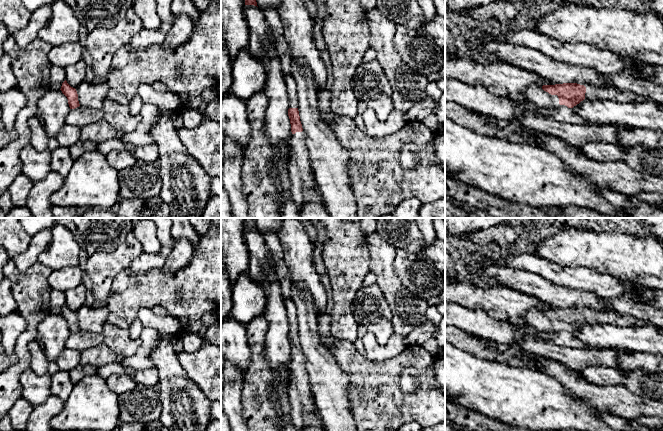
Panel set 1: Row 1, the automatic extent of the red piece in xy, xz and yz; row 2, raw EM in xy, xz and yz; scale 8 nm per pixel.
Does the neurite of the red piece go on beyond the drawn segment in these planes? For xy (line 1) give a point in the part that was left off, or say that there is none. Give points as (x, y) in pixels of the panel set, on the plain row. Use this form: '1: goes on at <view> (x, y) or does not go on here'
1: does not go on here

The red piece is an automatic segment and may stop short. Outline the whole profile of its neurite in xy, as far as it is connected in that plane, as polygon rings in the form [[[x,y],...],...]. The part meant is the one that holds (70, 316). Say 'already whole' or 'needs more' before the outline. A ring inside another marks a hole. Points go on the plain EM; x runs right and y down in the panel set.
already whole; [[[66,304],[62,307],[60,314],[67,321],[70,333],[80,330],[76,313],[71,311]]]

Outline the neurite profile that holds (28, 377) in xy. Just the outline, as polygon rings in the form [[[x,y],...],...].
[[[30,368],[26,369],[20,376],[22,397],[26,399],[32,406],[45,402],[51,395],[51,382],[51,375],[38,375]]]

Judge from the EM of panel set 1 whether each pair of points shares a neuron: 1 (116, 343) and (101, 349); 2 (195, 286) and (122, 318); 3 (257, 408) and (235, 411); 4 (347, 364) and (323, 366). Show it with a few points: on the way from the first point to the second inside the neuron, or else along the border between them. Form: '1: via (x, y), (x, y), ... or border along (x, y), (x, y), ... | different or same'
1: border along (103, 342), (114, 352), (125, 356) | different
2: via (177, 286), (152, 288), (139, 300) | same
3: border along (241, 386), (241, 415), (244, 420) | different
4: border along (330, 350), (339, 367), (348, 378), (348, 387) | different

